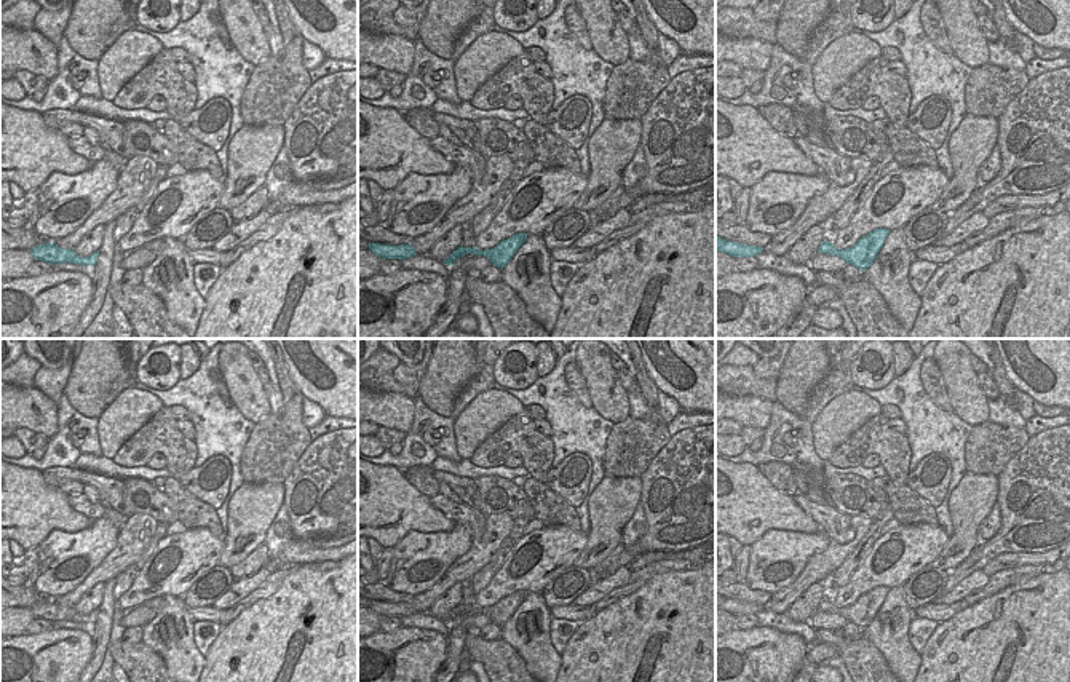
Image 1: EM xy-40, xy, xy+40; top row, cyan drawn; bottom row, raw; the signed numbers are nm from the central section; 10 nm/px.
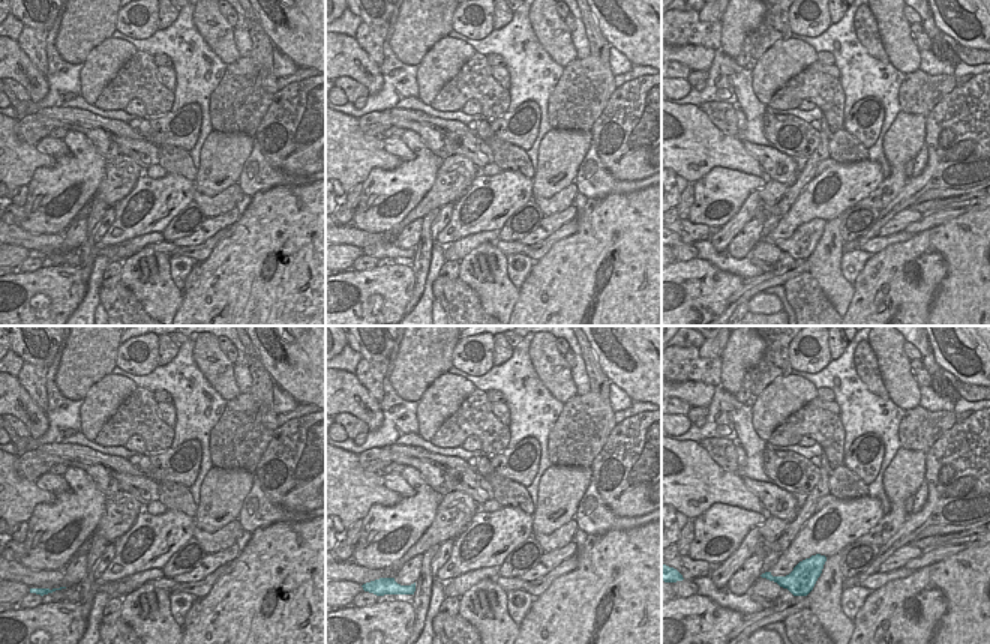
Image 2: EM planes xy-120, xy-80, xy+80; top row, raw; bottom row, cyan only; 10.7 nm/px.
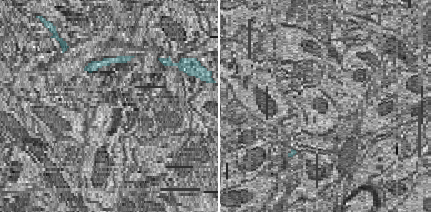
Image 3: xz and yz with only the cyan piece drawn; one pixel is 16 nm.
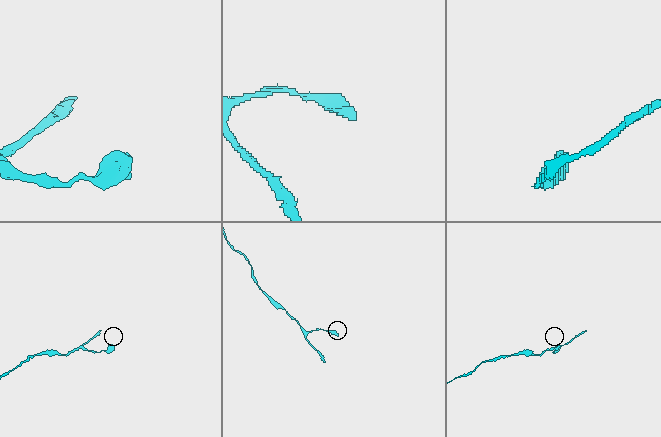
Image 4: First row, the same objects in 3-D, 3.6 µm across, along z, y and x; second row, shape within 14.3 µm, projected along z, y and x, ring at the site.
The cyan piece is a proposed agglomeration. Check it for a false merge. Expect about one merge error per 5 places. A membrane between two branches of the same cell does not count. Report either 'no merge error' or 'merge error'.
no merge error

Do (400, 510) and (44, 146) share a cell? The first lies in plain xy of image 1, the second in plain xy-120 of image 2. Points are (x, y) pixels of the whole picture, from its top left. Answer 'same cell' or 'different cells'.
different cells

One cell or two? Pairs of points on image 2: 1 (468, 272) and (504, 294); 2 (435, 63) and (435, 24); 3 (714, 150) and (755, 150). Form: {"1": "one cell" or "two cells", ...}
{"1": "one cell", "2": "two cells", "3": "two cells"}

